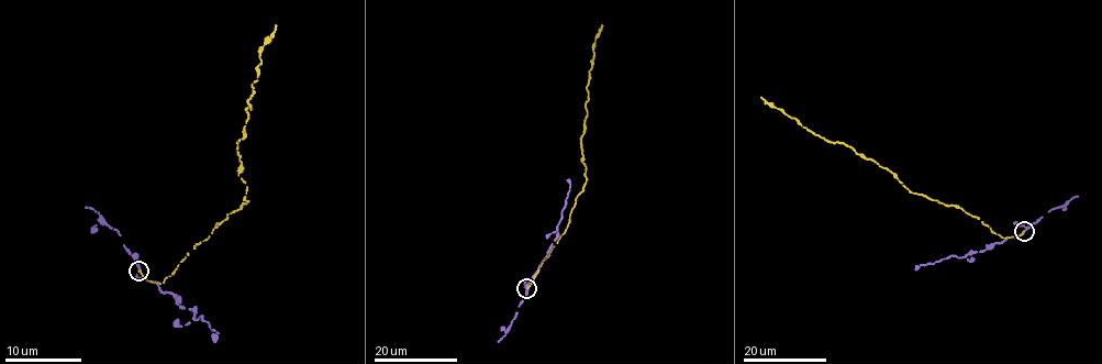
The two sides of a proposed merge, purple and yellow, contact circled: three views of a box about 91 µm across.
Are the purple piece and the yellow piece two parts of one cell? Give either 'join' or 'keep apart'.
keep apart

